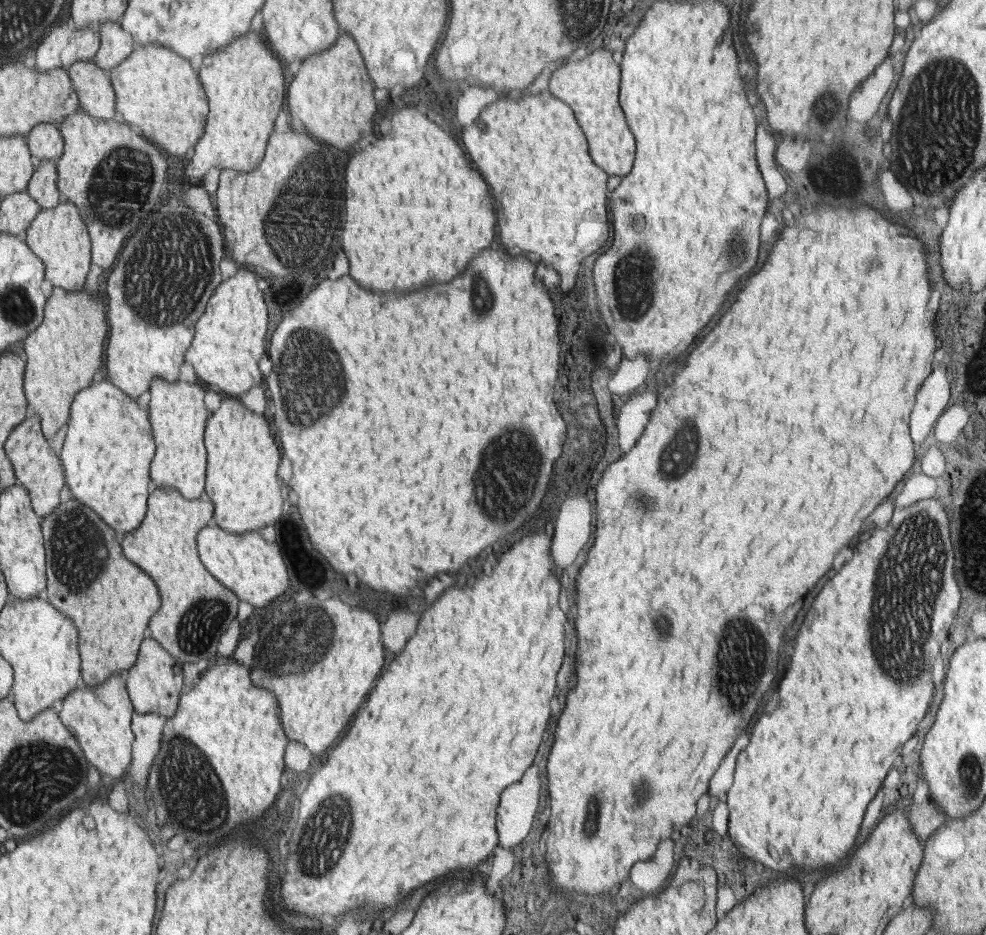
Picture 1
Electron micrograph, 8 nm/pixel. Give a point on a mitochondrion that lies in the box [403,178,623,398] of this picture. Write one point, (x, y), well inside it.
(482, 303)

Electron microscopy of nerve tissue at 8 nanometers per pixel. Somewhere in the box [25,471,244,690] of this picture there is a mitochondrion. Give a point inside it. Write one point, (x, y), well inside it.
(75, 540)

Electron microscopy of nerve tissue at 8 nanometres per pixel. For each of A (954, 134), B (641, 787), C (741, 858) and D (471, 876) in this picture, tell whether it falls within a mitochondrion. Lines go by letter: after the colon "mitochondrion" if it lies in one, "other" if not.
A: mitochondrion
B: mitochondrion
C: other
D: other

